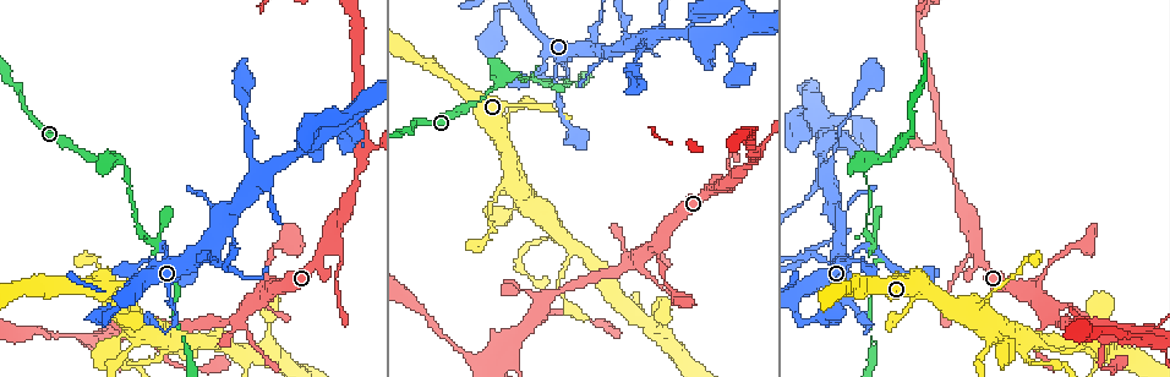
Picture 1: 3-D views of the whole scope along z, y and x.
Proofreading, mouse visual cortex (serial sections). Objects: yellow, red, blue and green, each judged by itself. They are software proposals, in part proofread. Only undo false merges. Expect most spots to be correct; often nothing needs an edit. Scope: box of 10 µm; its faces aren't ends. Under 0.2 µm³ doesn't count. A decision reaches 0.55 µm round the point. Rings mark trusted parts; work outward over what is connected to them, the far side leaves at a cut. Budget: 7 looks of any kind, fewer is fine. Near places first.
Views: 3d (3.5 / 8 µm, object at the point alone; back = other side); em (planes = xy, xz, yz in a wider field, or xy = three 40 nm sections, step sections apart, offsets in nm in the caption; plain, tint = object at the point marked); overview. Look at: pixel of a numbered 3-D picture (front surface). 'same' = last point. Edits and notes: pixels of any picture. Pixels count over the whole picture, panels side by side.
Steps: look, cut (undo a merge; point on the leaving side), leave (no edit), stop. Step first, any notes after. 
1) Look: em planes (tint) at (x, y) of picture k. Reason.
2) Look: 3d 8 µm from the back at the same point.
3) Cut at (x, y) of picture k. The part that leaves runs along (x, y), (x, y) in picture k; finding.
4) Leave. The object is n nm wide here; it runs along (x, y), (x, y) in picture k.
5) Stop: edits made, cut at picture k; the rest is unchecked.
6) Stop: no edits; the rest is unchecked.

Look: 3d 3.5 µm at (125, 169) of picture 1. Thick turns thin.

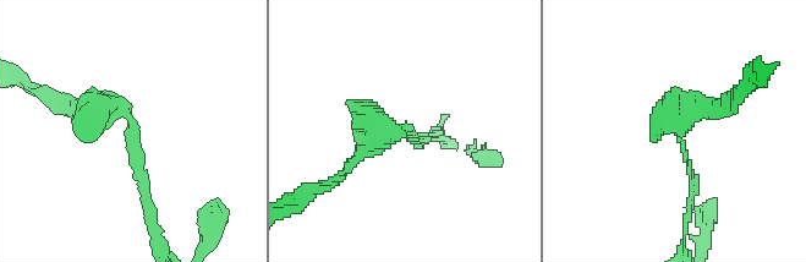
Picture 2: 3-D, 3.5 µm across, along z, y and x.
Look: em xy step 5 (tint) at (408, 125) of picture 2. Shape alone is not enough.

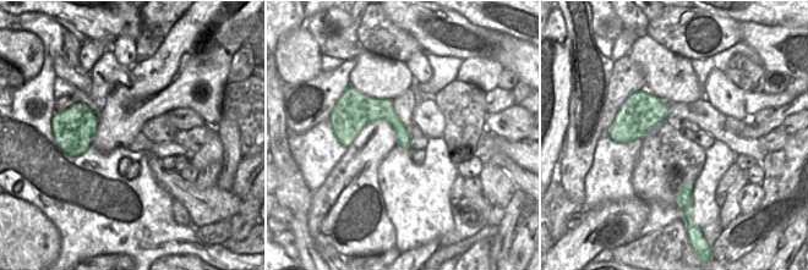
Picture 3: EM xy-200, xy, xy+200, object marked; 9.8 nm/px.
Leave. The object is 140 nm wide here; it runs along (73, 105), (130, 118), (148, 203) in picture 2; continuous, no second cell.

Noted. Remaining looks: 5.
Look: 3d 3.5 µm at (875, 259) of picture 1. Narrows sharply.

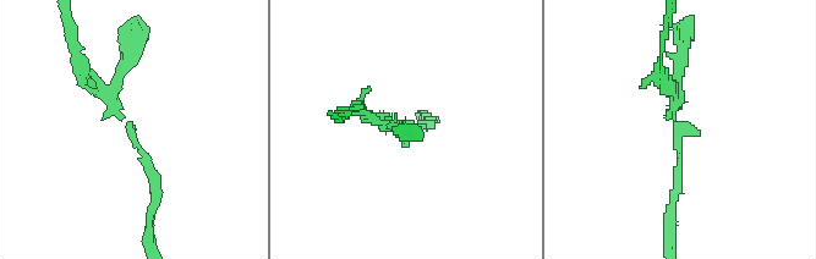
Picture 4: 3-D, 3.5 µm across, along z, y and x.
Look: em planes (tint) at (675, 125) of picture 4.

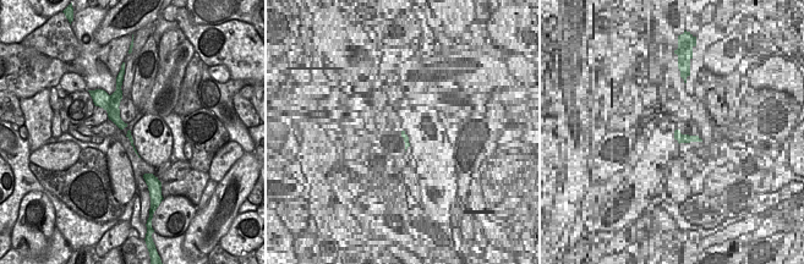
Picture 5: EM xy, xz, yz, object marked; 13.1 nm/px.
Leave. The object is 120 nm wide here; it runs along (80, 59), (144, 153), (155, 194) in picture 4; all the same cell.

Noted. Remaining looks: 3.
Look: 3d 3.5 µm at (165, 341) of picture 1. Three-way junction.

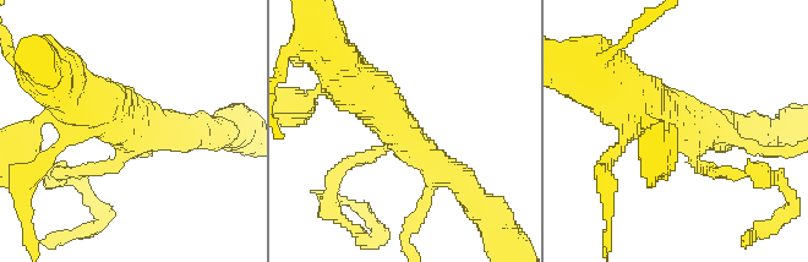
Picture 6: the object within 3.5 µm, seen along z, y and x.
Look: em xy step 5 (tint) at (686, 133) of picture 6. 3 arms meet here; the arms are 150, 350, 600 nm wide.

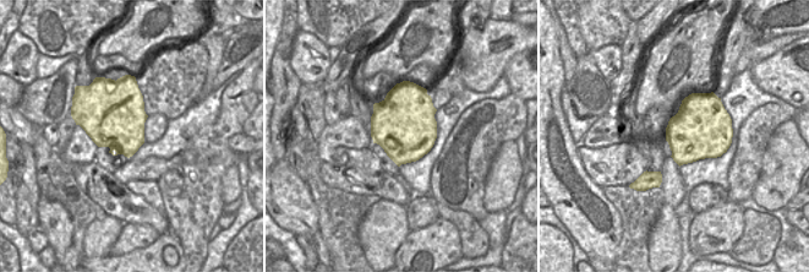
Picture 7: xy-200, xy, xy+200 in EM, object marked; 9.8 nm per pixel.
Leave. It runs along (349, 82), (467, 191) in picture 6; one cell here.

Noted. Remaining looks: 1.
Stop: no edits; the rest is unchecked.

